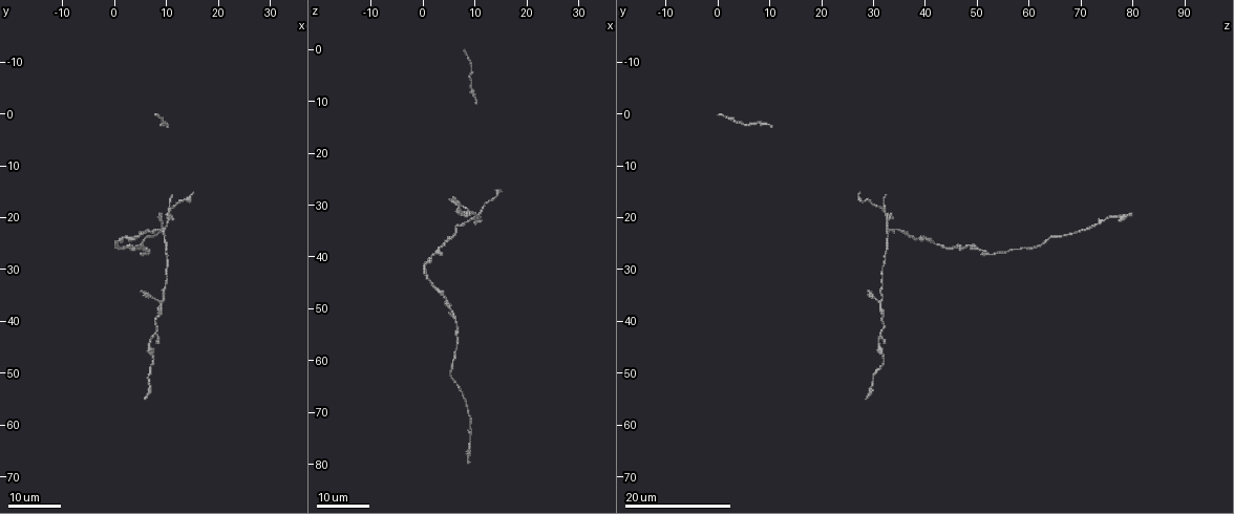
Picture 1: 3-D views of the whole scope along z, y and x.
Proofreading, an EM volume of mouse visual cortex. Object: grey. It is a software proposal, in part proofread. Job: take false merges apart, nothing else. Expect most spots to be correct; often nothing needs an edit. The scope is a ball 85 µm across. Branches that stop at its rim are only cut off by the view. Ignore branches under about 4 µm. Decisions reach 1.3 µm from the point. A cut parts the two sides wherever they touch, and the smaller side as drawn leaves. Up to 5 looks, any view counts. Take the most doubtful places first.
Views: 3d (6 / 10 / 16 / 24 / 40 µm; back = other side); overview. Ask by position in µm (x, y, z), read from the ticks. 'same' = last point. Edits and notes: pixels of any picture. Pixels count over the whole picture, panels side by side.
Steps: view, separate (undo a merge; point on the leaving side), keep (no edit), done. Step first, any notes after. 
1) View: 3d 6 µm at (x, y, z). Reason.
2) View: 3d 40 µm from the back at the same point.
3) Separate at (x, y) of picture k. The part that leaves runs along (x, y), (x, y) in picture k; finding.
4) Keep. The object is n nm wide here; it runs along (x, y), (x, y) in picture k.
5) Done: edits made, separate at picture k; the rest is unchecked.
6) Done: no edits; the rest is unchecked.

View: 3d 16 µm at (9.5, 22.5, 32.5). Arms part here.

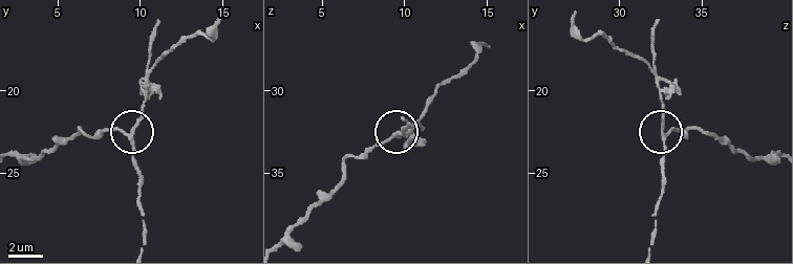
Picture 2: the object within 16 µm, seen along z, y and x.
View: 3d 10 µm at (9.4, 22.7, 32.6).

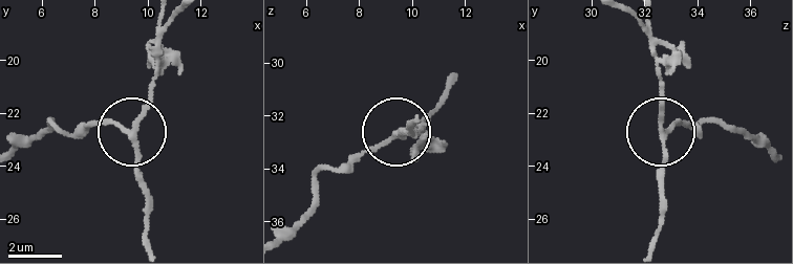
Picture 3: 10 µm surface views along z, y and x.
Keep. 3 arms meet here; it runs along (764, 140), (665, 127), (665, 219) in picture 3; continuous, no second neuron.

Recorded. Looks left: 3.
View: 3d 16 µm at (9.0, 36.5, 31.5). Three-way junction.

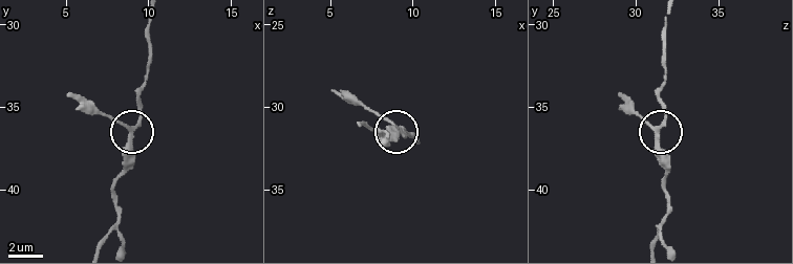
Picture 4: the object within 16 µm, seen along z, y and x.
View: 3d 6 µm at (9.0, 36.5, 31.1). Closer look.

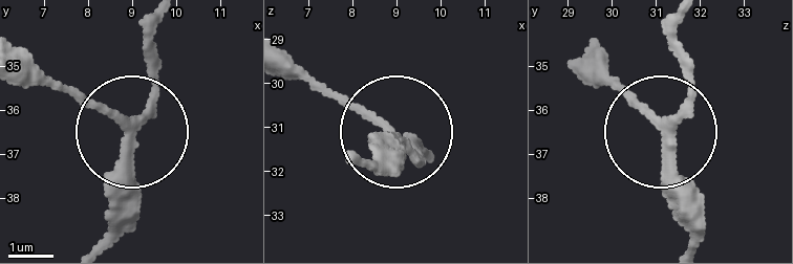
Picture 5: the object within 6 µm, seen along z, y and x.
Separate at (82, 94) of picture 5. 3 arms meet here; the part that leaves runs along (121, 122), (23, 72) in picture 5; a second neuron is stuck on.

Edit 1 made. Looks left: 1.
Done: edits made, separate at picture 5; the rest is unchecked.

